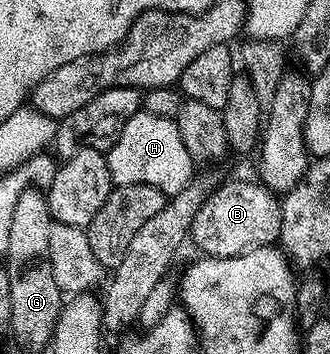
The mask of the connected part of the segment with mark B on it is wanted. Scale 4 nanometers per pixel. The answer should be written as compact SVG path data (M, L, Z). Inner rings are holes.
M229 181L201 202L189 237L206 257L234 257L259 247L276 246L281 236L281 201L264 185L253 181Z

